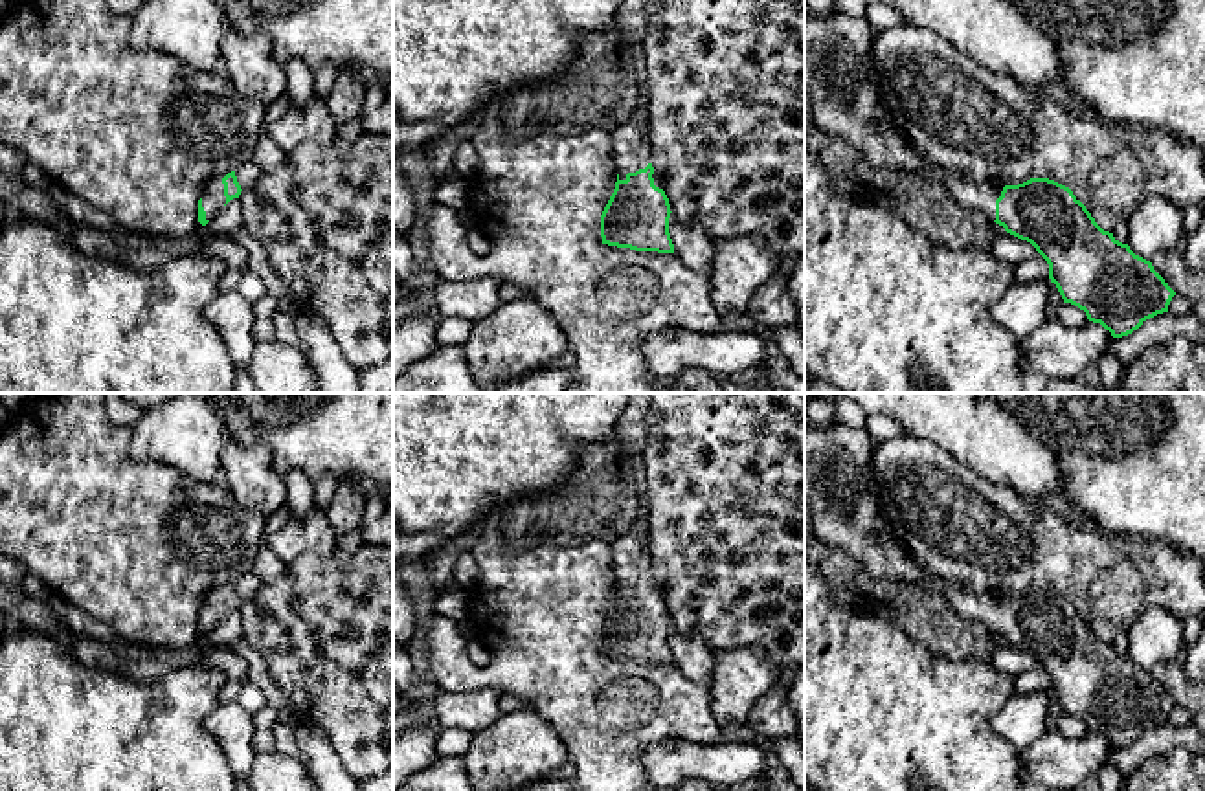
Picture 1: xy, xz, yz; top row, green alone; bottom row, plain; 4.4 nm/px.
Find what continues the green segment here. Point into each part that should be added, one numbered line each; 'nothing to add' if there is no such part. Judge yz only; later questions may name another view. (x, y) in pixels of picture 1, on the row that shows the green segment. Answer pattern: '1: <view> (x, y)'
1: yz (845, 100)

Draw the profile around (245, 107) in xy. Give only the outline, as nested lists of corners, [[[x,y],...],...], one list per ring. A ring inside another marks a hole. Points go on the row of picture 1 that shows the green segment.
[[[15,0],[0,22],[0,145],[20,150],[50,180],[107,213],[119,228],[154,237],[186,237],[198,228],[198,200],[206,187],[248,162],[265,130],[266,105],[241,97],[228,77],[189,70],[171,55],[134,50],[129,42],[130,15],[116,15],[107,0]]]

